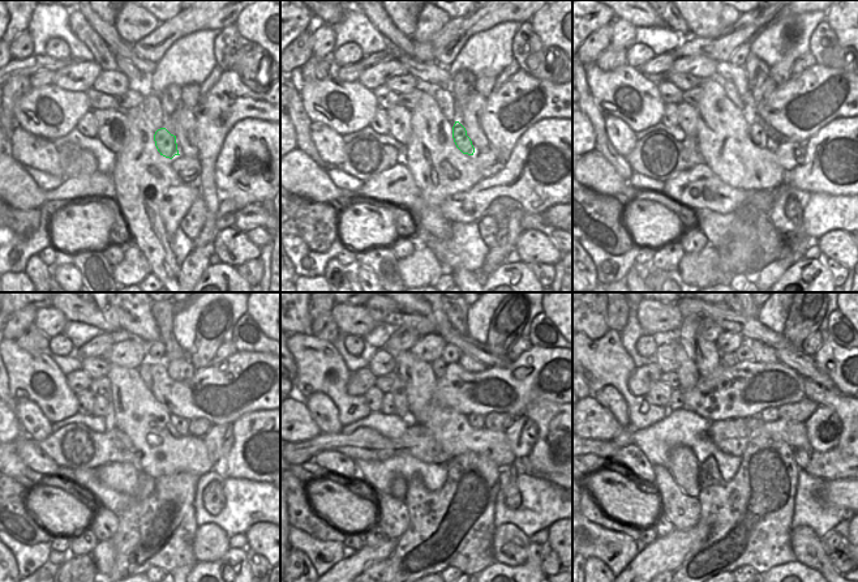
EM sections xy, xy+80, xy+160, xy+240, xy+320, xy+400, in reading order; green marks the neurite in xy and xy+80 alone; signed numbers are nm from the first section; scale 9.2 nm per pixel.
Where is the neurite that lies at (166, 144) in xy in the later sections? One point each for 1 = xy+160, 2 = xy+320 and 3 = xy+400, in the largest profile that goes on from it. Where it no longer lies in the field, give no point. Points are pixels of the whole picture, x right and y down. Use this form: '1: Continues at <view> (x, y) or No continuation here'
1: Continues at xy+160 (758, 131)
2: Continues at xy+320 (476, 420)
3: Continues at xy+400 (768, 414)

